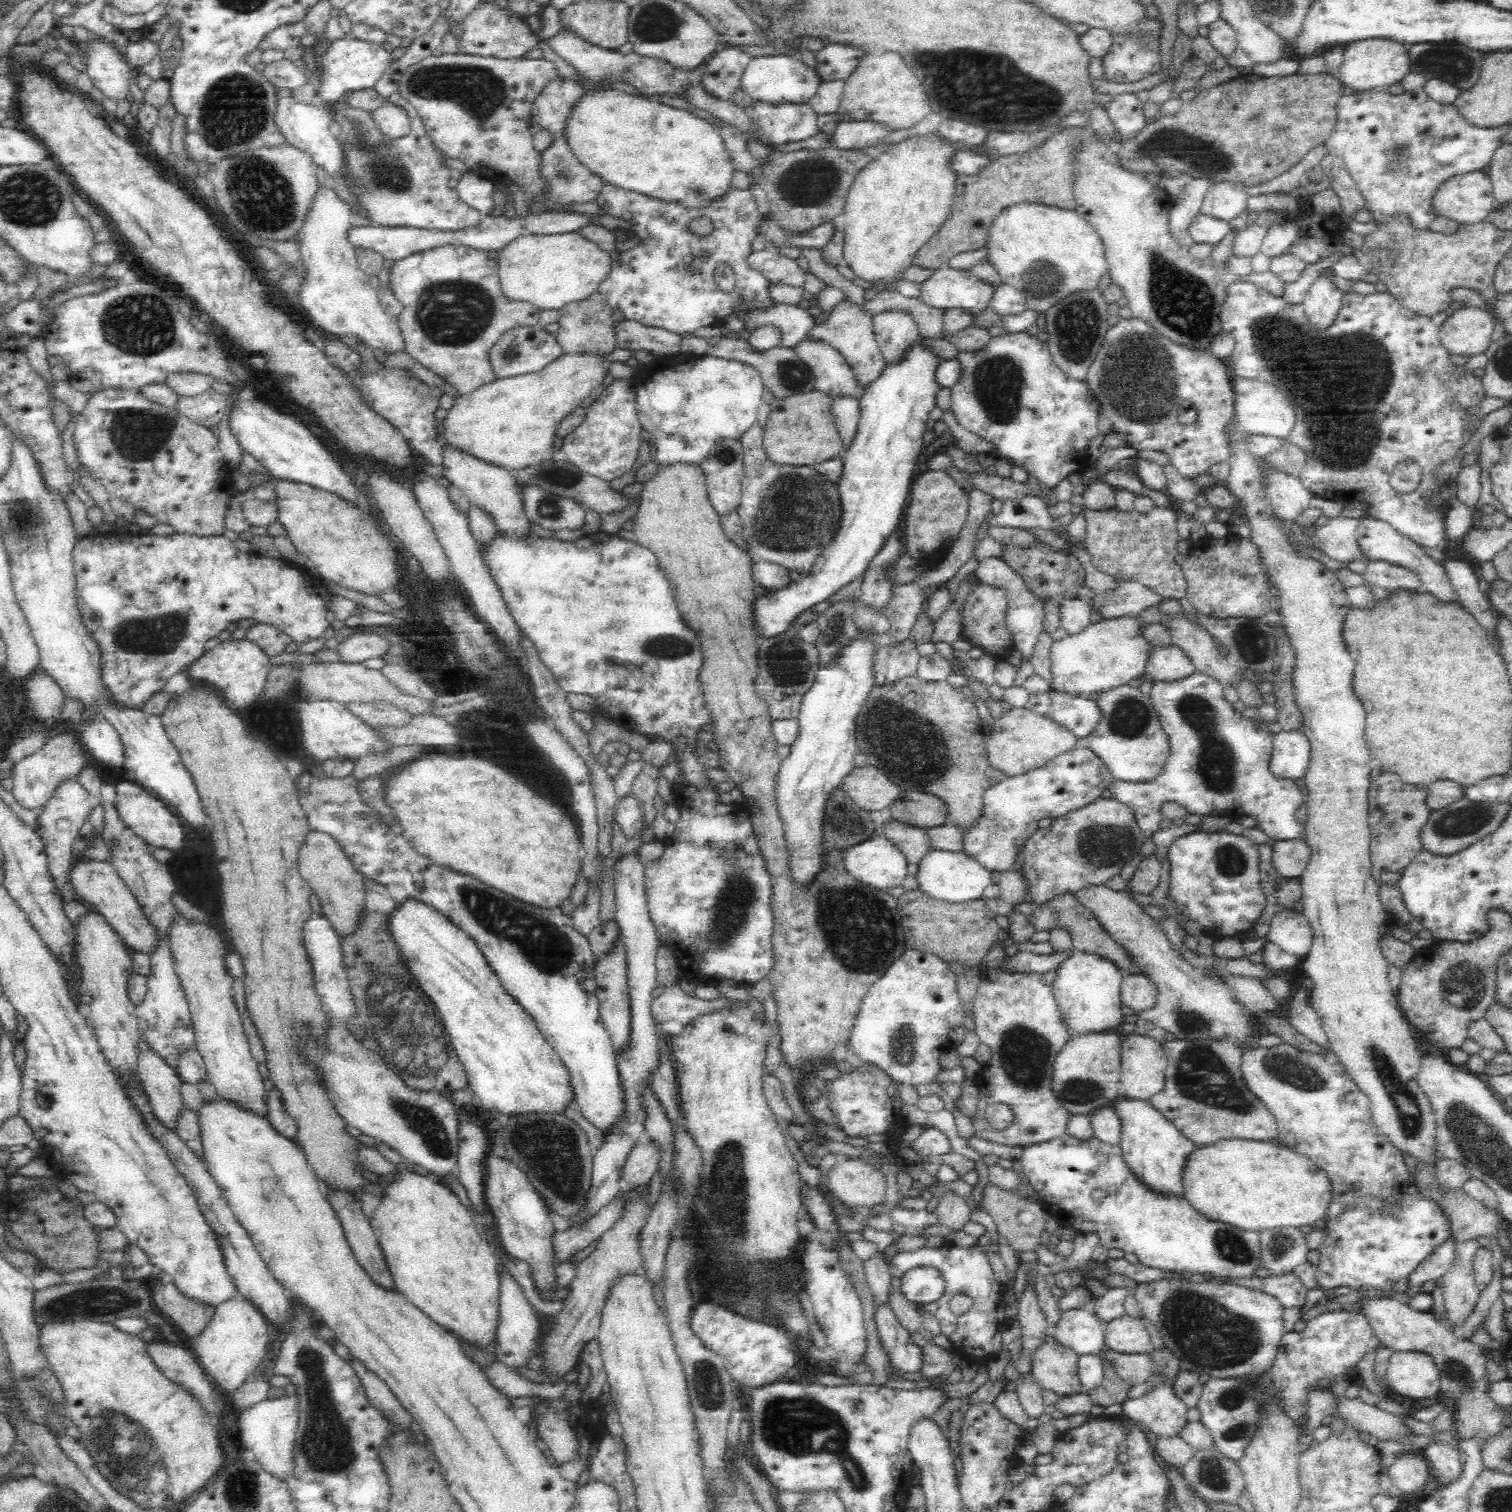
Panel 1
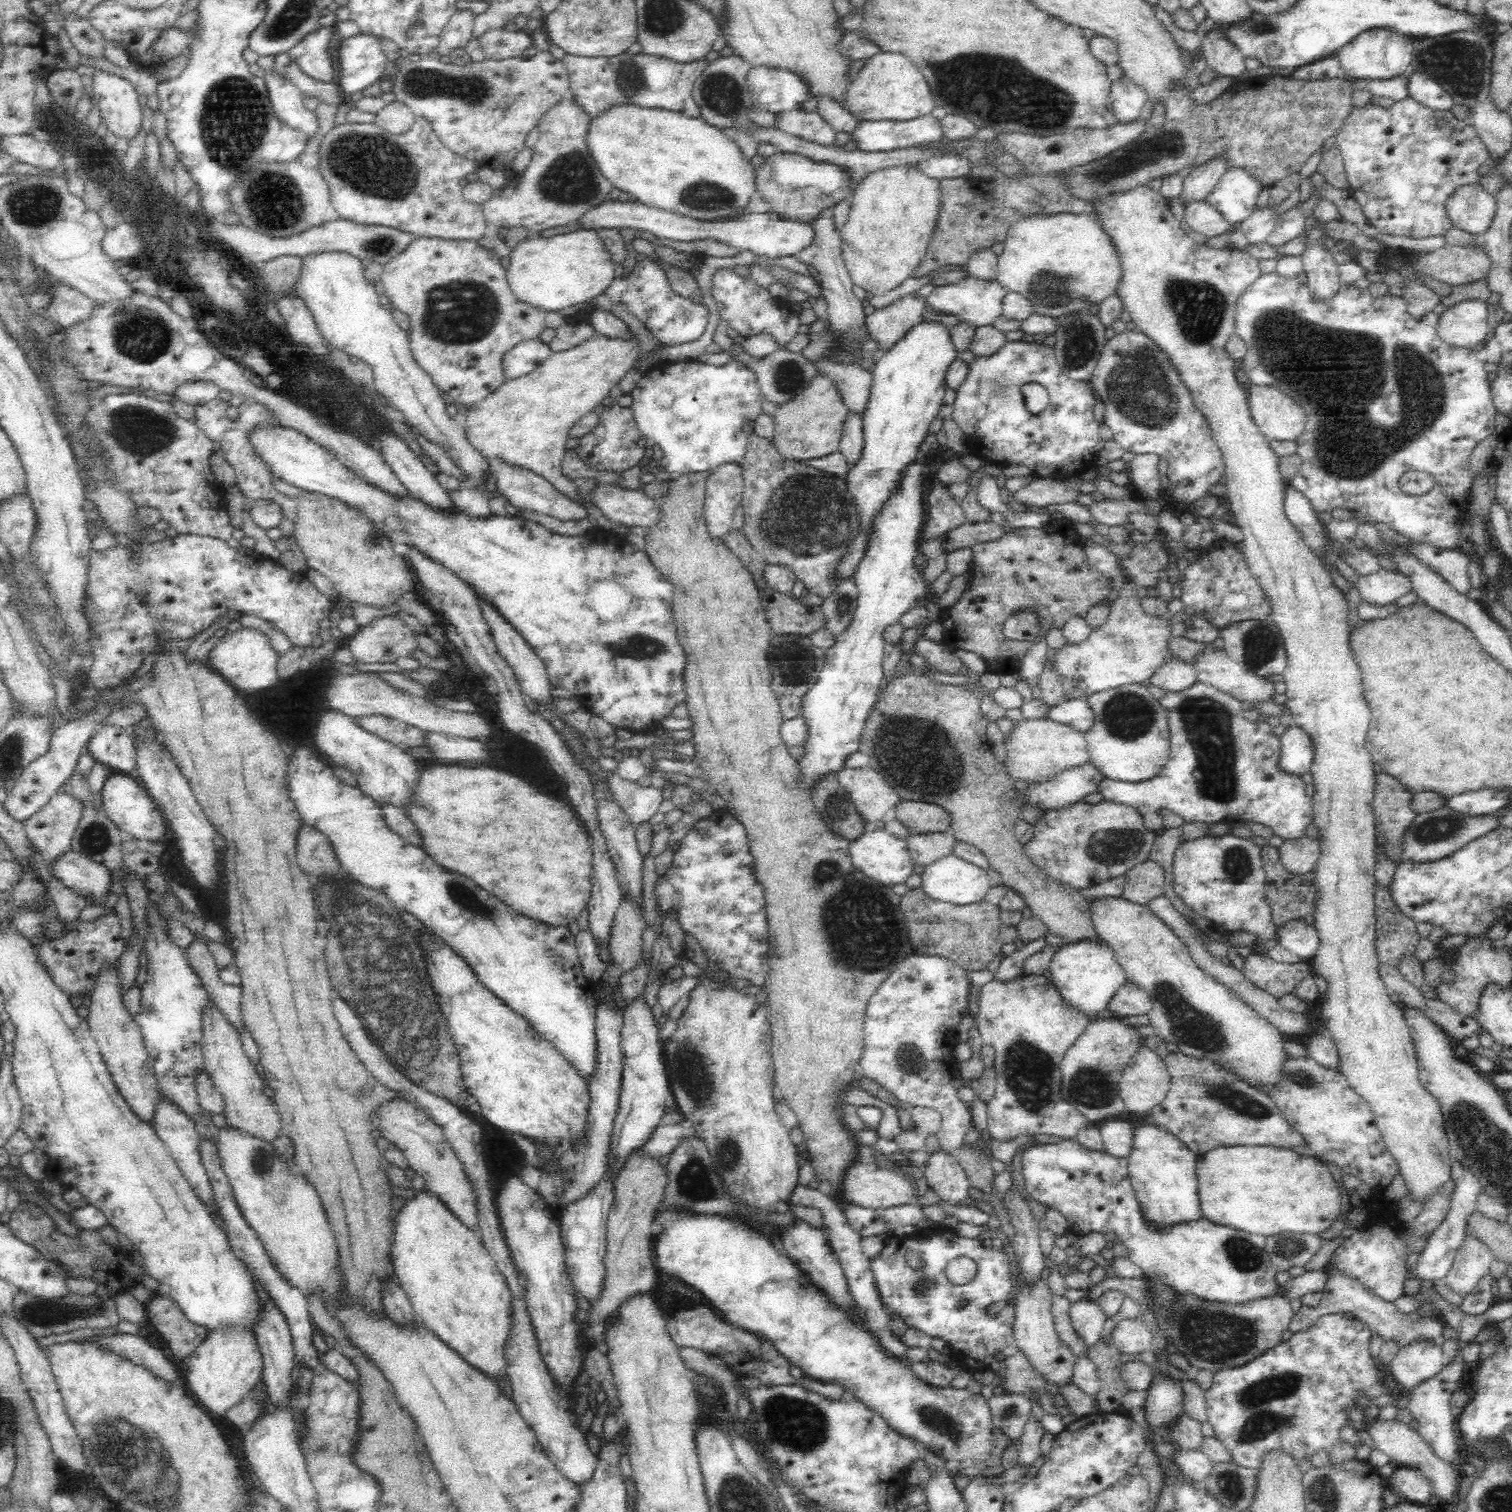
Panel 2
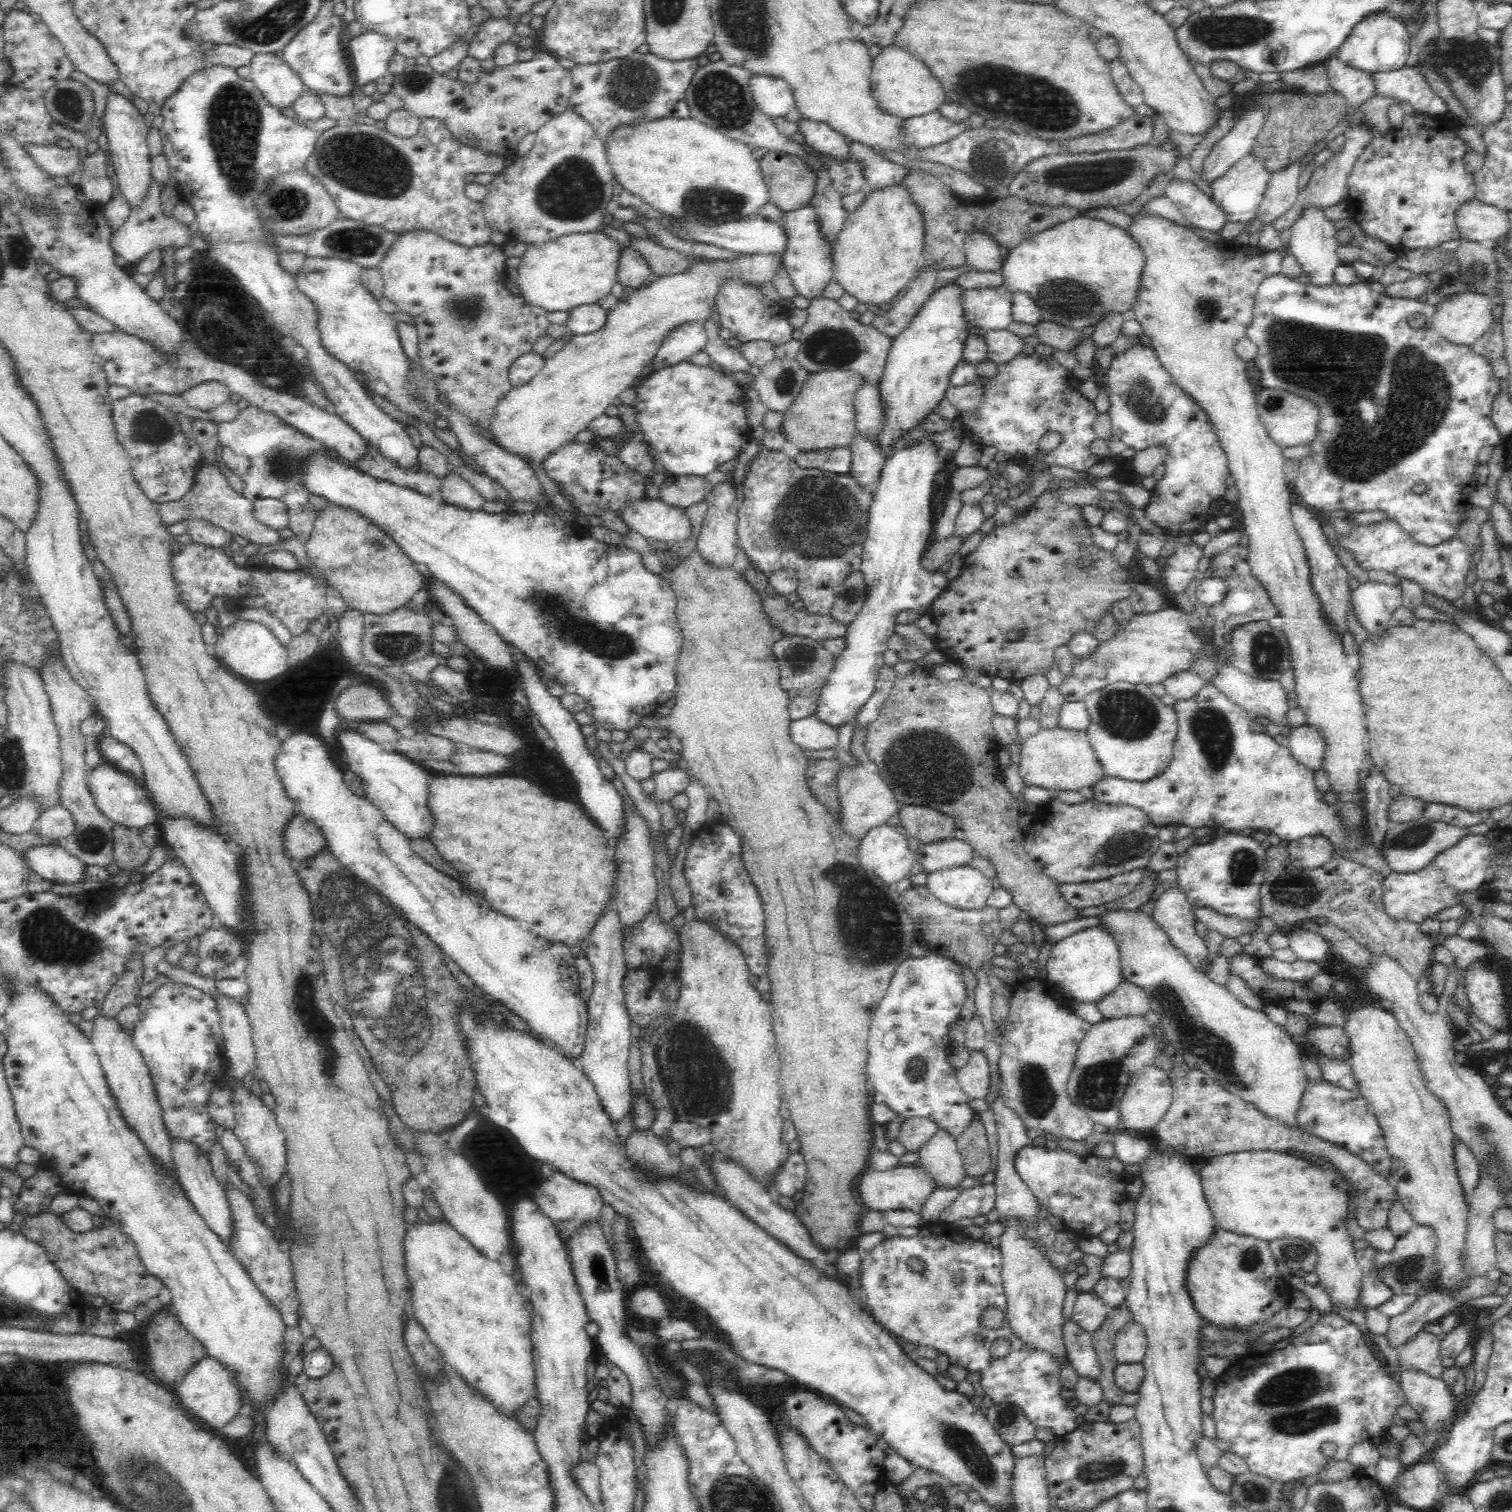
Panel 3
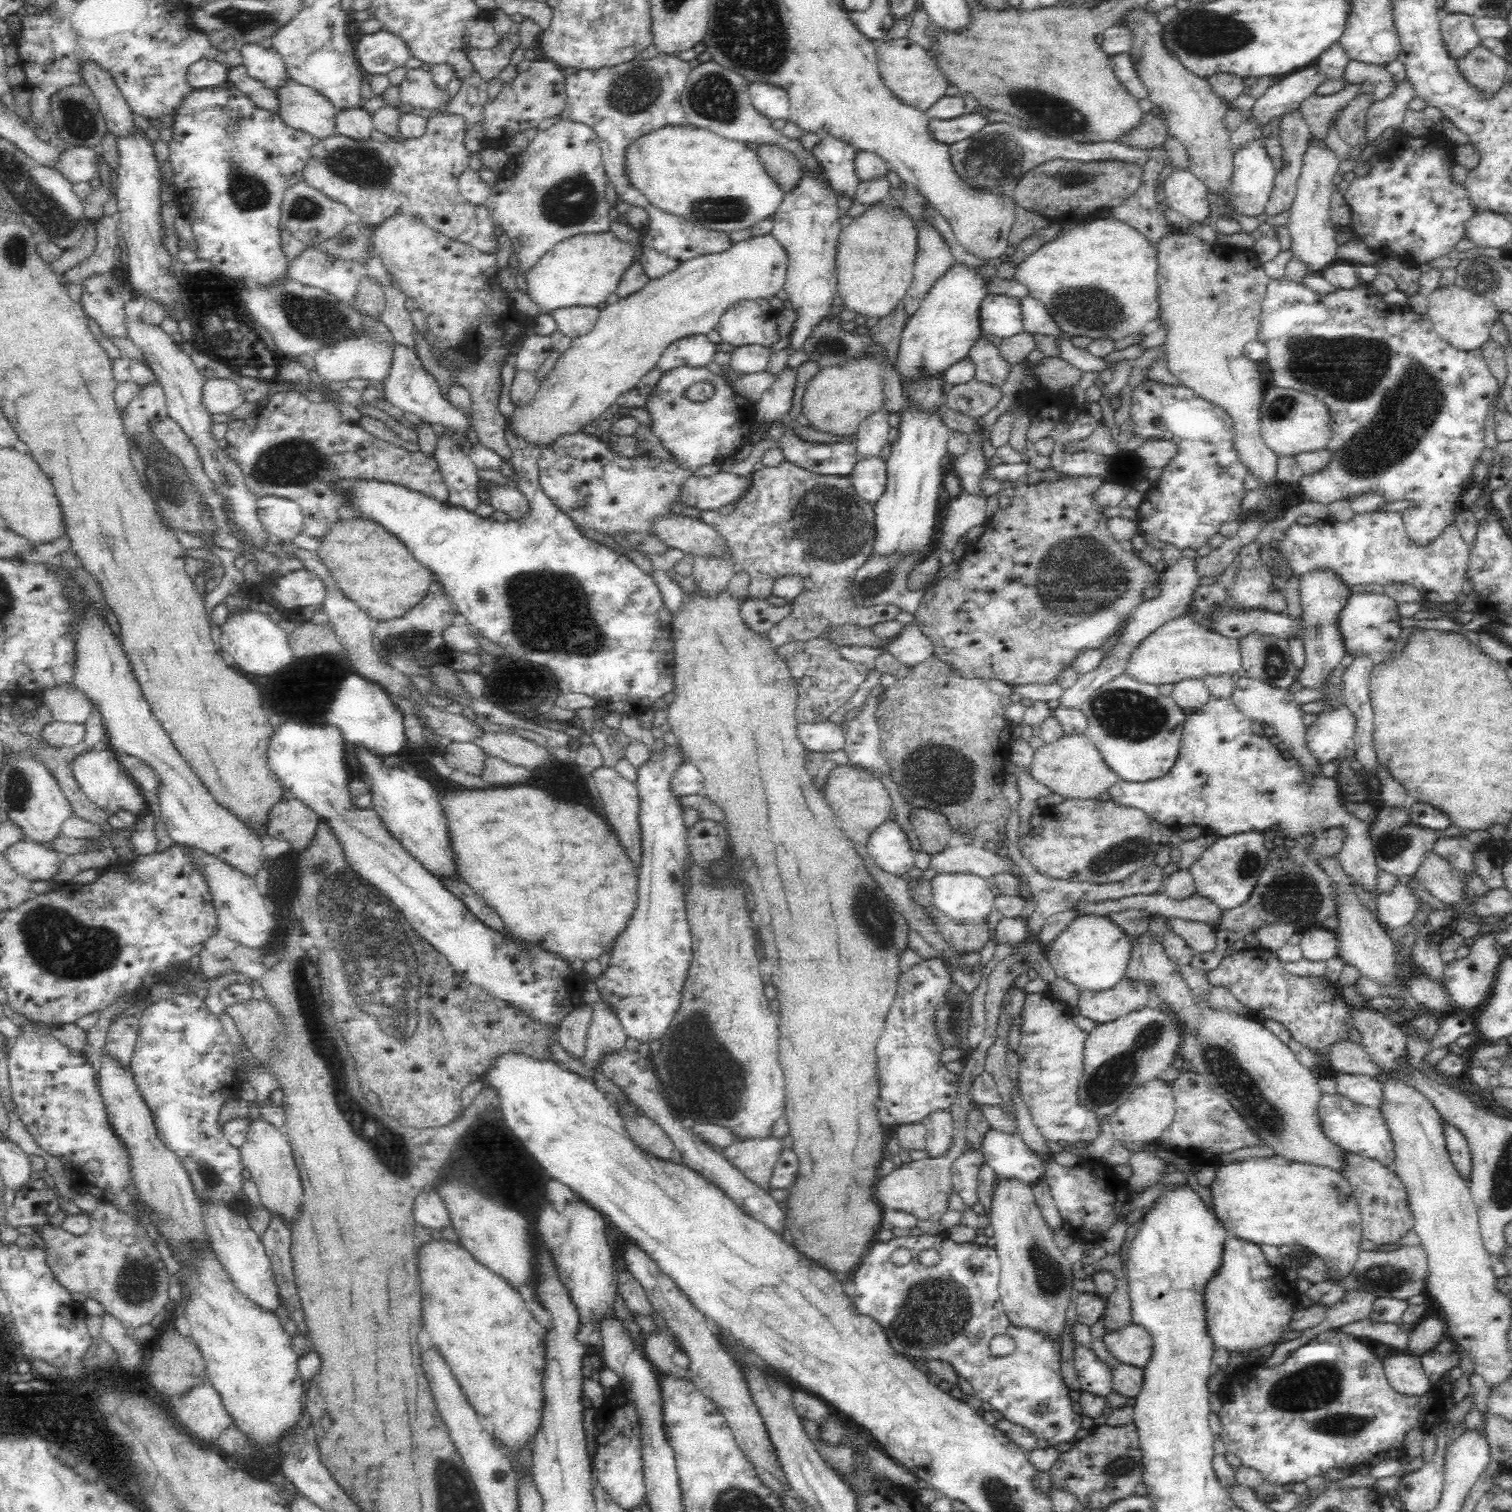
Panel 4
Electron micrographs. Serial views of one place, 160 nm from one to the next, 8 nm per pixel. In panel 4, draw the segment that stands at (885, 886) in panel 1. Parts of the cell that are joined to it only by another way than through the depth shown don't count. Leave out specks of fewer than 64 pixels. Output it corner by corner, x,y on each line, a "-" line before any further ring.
888,819
871,832
867,842
867,855
876,863
876,866
891,876
901,877
914,866
914,850
910,848
910,841
904,830
895,820

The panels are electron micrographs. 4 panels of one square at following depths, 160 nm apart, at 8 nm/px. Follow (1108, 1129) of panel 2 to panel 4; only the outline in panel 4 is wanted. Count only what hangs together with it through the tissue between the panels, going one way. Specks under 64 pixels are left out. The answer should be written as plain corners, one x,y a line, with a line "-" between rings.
1145,1147
1129,1152
1127,1164
1132,1168
1132,1175
1128,1178
1128,1190
1132,1193
1164,1176
1164,1168
1168,1163

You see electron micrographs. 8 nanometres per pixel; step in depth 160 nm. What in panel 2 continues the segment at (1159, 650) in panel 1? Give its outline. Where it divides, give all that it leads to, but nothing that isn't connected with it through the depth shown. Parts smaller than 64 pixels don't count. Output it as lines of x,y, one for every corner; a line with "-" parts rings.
1168,658
1152,673
1148,682
1166,691
1179,691
1197,681
1197,672
1192,664
1180,658

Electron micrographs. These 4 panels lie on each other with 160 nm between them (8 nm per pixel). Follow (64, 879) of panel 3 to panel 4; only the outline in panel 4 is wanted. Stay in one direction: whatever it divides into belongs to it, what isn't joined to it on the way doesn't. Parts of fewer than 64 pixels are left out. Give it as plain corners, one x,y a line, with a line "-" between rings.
32,840
8,846
8,861
16,872
35,880
52,880
62,870
65,854

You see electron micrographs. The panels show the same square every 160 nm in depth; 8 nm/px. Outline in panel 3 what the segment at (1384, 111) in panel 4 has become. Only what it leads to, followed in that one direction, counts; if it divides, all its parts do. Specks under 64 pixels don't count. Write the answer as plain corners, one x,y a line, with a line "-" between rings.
1364,121
1360,122
1358,126
1350,128
1350,130
1347,130
1343,134
1345,136
1345,144
1342,147
1342,150
1338,153
1334,153
1322,166
1315,168
1306,188
1299,192
1294,206
1292,206
1290,210
1287,210
1286,214
1283,214
1272,223
1272,226
1276,229
1278,234
1282,234
1284,230
1290,230
1292,224
1294,224
1306,210
1310,210
1310,208
1323,210
1348,199
1347,178
1352,170
1356,157
1361,153
1364,145
1369,141
1370,129
1372,129
1372,126

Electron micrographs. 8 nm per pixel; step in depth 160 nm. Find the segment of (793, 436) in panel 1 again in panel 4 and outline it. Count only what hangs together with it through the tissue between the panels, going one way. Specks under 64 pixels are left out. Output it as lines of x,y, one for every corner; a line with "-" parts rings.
856,358
842,366
830,366
819,371
807,382
801,402
801,414
810,428
832,436
854,436
859,424
871,412
884,409
879,362
871,358

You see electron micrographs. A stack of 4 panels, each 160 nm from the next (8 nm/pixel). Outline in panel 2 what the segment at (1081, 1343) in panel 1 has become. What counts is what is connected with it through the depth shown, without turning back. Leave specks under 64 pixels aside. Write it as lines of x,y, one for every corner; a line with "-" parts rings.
1082,1298
1071,1303
1069,1317
1075,1333
1083,1341
1086,1349
1101,1340
1100,1333
1107,1316
1097,1302

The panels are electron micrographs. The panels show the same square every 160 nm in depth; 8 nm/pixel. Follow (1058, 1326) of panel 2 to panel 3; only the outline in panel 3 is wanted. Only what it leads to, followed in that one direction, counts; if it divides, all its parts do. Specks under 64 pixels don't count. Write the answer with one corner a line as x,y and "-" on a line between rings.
1063,1317
1062,1325
1069,1363
1079,1375
1097,1381
1100,1369
1091,1343
1091,1334
1082,1330
1073,1317

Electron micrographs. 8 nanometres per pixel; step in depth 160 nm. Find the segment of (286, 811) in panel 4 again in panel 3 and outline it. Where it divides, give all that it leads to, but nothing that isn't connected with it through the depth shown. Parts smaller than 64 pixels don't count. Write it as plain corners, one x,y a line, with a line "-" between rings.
297,813
284,830
284,845
295,863
314,858
327,849
321,830

